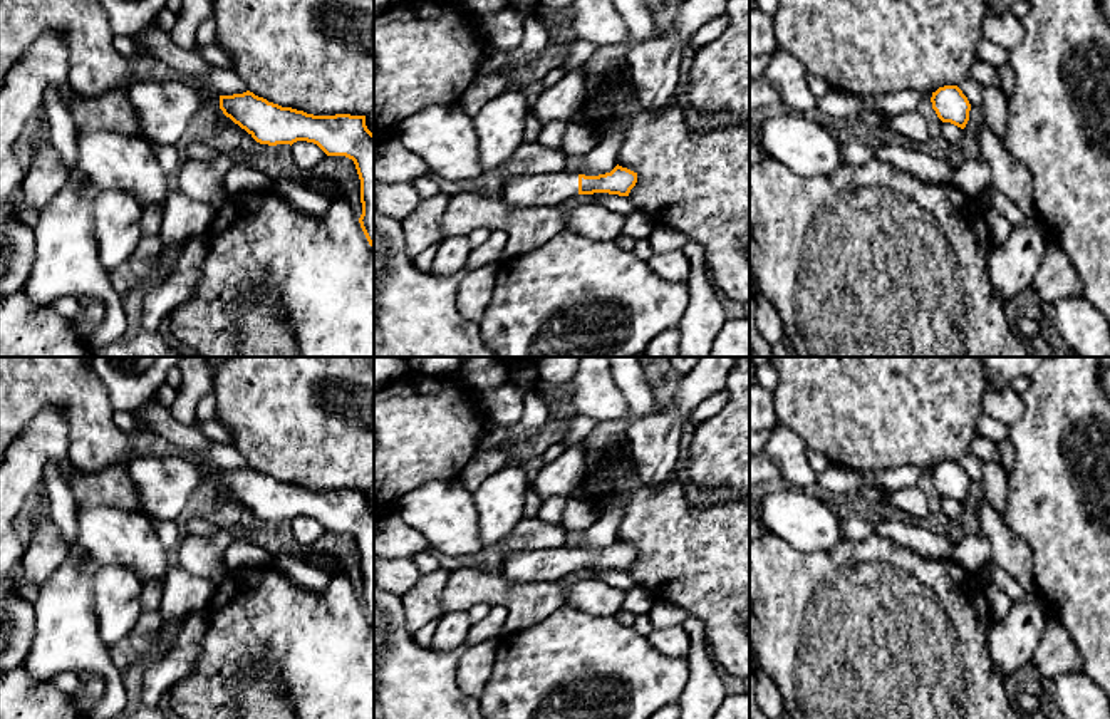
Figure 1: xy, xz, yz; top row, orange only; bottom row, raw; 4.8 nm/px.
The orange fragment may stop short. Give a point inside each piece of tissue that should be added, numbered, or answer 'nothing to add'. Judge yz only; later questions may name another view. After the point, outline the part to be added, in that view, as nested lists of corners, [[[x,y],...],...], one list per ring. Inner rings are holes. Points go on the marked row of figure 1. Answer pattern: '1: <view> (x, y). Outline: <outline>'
nothing to add

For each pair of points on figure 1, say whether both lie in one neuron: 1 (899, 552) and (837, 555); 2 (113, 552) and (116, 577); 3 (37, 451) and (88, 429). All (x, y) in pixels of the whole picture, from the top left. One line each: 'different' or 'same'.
1: same
2: different
3: different

